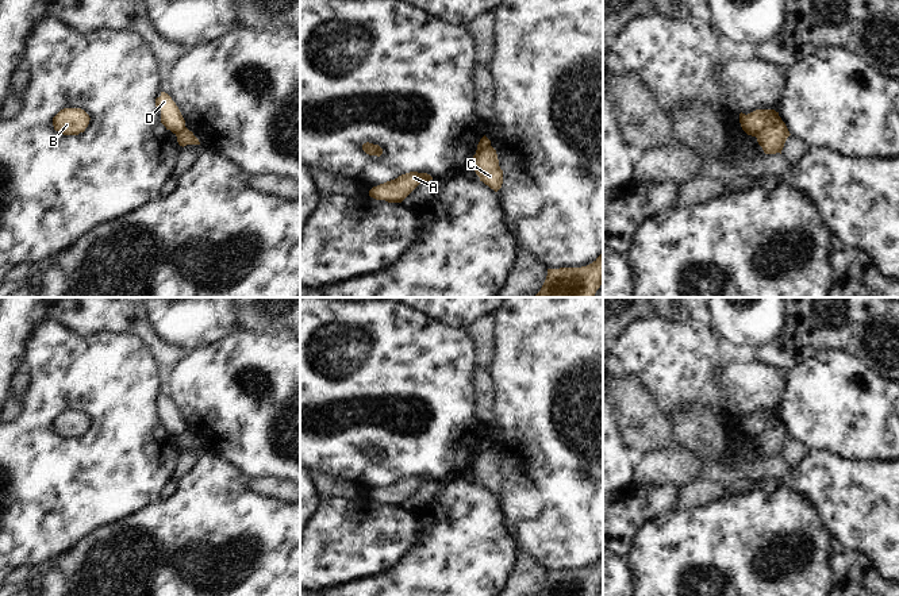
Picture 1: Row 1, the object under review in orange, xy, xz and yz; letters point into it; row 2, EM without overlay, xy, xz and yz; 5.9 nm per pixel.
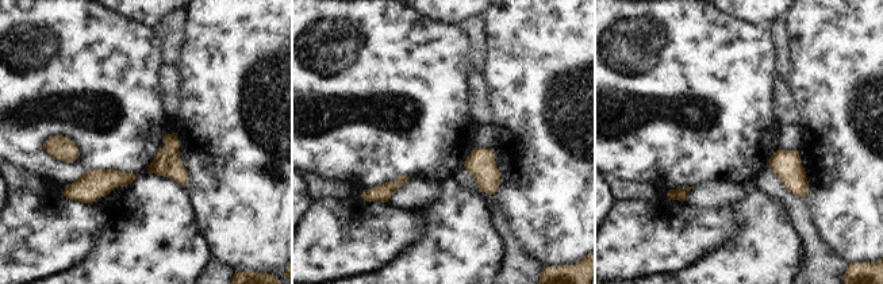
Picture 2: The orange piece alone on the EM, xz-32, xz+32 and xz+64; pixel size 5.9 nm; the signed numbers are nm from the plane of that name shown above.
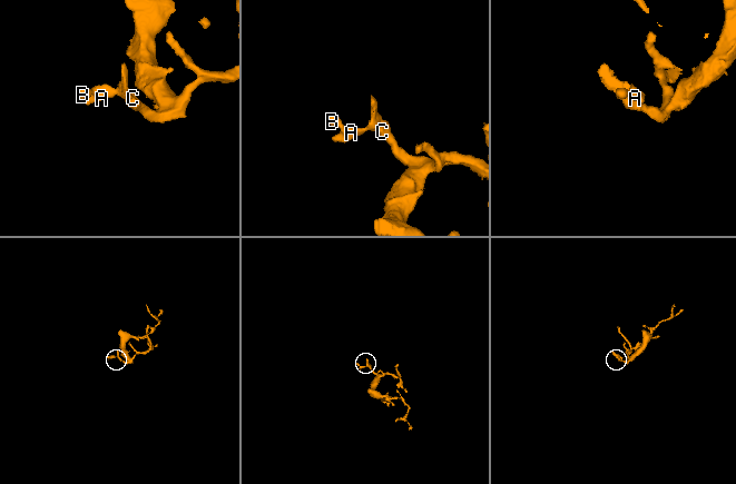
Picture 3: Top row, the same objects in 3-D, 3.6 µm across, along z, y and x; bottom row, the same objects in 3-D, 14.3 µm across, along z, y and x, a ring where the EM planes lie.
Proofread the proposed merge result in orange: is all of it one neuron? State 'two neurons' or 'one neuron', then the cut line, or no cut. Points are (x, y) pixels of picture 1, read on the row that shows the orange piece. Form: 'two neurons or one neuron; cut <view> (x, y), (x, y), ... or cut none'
two neurons; cut xz (490, 145), (476, 154), (472, 169)

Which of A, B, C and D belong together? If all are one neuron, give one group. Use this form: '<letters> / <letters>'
A B D / C

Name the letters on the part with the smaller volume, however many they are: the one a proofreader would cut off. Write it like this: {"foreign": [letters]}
{"foreign": ["A", "B", "D"]}

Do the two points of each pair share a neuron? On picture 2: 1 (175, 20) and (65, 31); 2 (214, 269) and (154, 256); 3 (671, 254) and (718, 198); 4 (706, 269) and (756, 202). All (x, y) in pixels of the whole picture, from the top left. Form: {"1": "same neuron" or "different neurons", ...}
{"1": "different neurons", "2": "different neurons", "3": "different neurons", "4": "same neuron"}

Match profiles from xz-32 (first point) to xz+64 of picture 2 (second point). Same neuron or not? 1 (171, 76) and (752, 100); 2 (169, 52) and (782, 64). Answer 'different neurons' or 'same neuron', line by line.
1: different neurons
2: same neuron

